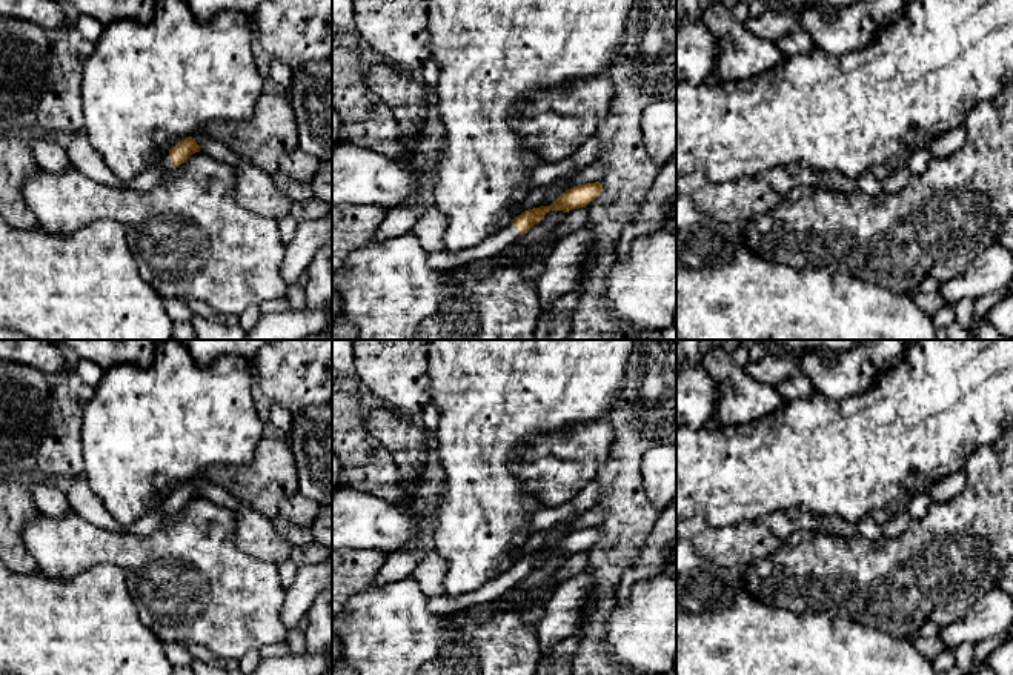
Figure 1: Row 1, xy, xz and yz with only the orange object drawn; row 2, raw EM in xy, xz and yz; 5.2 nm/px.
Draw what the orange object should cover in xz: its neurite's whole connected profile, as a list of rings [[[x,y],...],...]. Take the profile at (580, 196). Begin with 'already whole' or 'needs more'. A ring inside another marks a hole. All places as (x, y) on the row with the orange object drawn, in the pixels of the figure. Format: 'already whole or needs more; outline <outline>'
needs more; outline [[[599,181],[573,186],[563,192],[550,206],[540,206],[524,211],[521,215],[515,217],[510,224],[497,231],[473,248],[460,251],[457,254],[446,251],[427,252],[427,266],[435,271],[447,272],[472,261],[492,258],[503,252],[507,246],[513,244],[530,228],[538,224],[547,212],[569,212],[572,209],[586,208],[601,194],[601,191],[603,186]]]

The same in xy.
needs more; outline [[[191,135],[178,141],[157,161],[155,168],[171,172],[184,163],[192,154],[200,152],[200,146]]]

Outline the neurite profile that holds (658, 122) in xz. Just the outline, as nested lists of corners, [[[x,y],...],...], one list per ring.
[[[676,101],[647,105],[641,115],[641,129],[653,163],[661,168],[676,152]]]

